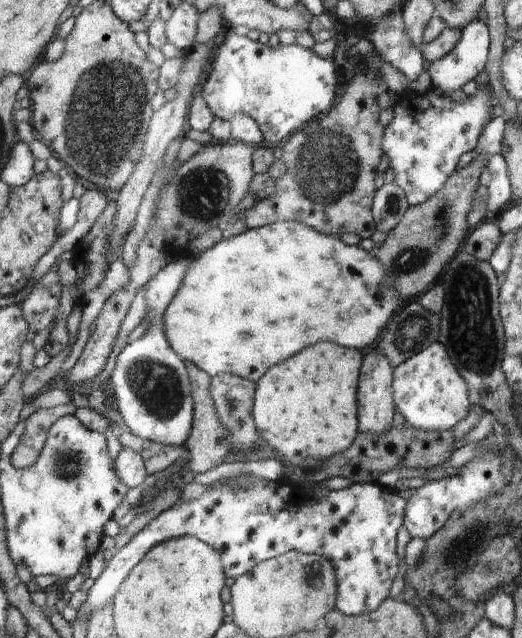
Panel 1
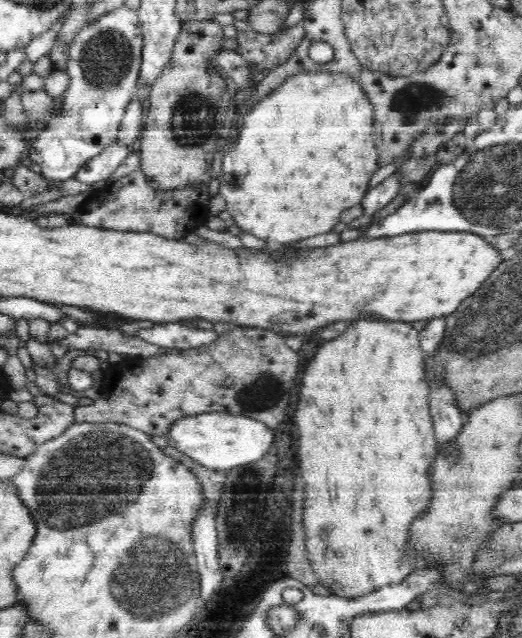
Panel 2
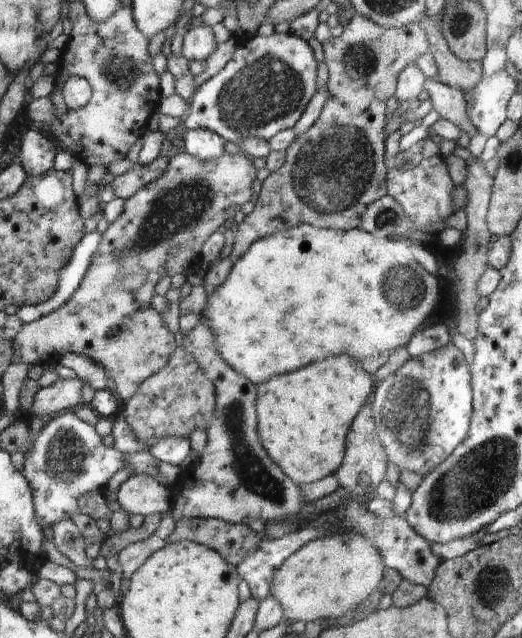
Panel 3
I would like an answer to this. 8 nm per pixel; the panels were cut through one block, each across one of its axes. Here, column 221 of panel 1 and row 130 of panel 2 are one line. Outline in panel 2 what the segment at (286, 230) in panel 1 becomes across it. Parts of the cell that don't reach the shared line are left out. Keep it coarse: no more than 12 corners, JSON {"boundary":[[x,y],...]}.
{"boundary":[[303,71],[248,110],[218,177],[278,246],[334,230],[380,167],[372,103]]}

